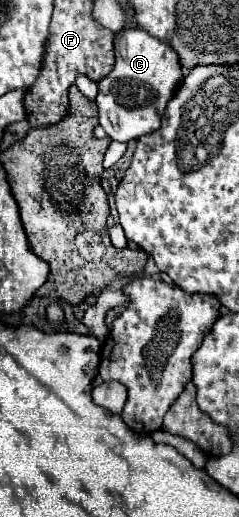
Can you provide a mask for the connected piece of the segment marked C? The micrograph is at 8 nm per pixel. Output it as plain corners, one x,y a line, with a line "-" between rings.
141,28
119,32
115,40
113,70
97,82
99,94
95,102
99,106
99,124
109,134
109,138
117,142
137,140
139,136
157,130
161,124
161,114
179,82
181,66
171,46

